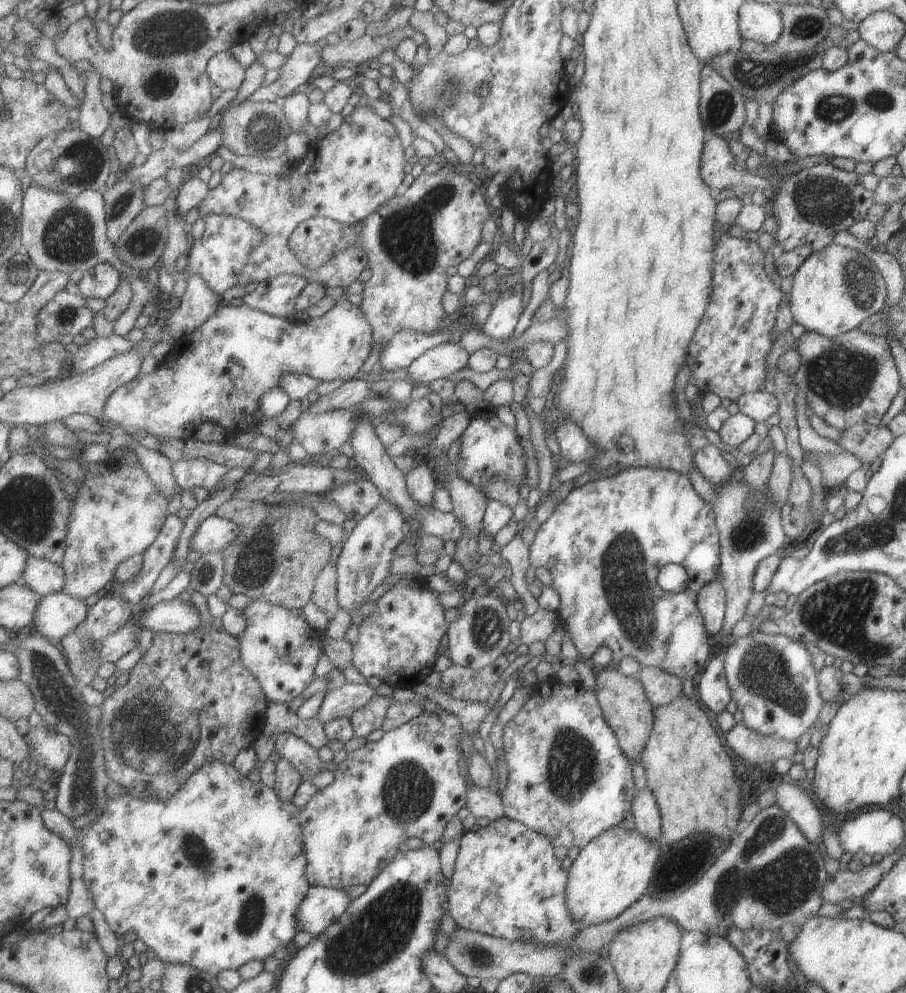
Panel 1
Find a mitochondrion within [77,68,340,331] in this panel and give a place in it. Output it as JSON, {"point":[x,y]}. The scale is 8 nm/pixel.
{"point":[265,134]}

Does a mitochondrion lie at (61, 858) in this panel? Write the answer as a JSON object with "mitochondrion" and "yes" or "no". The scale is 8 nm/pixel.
{"mitochondrion":"no"}

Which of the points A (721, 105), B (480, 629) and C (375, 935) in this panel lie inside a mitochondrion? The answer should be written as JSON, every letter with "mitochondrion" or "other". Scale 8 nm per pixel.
{"A":"mitochondrion","B":"mitochondrion","C":"mitochondrion"}

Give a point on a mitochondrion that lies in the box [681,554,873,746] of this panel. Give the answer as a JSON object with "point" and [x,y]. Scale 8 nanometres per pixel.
{"point":[765,673]}

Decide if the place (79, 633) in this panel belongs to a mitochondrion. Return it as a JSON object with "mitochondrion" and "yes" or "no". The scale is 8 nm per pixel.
{"mitochondrion":"yes"}

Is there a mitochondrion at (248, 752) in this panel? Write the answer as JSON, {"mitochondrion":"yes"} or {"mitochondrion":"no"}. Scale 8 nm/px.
{"mitochondrion":"no"}

